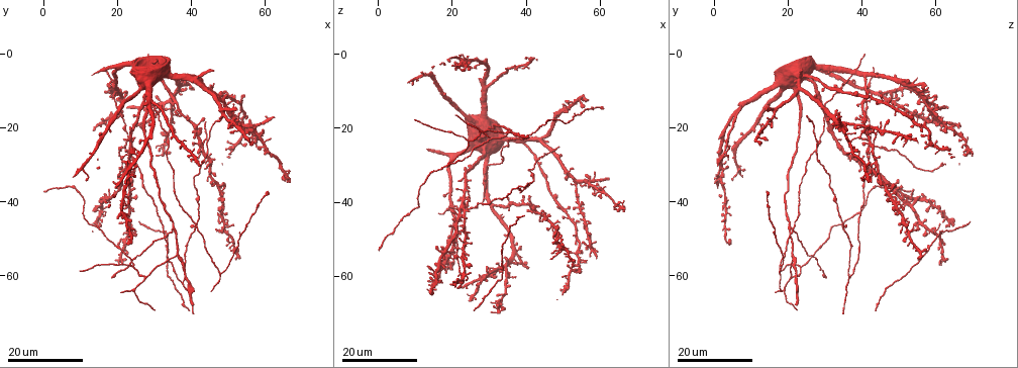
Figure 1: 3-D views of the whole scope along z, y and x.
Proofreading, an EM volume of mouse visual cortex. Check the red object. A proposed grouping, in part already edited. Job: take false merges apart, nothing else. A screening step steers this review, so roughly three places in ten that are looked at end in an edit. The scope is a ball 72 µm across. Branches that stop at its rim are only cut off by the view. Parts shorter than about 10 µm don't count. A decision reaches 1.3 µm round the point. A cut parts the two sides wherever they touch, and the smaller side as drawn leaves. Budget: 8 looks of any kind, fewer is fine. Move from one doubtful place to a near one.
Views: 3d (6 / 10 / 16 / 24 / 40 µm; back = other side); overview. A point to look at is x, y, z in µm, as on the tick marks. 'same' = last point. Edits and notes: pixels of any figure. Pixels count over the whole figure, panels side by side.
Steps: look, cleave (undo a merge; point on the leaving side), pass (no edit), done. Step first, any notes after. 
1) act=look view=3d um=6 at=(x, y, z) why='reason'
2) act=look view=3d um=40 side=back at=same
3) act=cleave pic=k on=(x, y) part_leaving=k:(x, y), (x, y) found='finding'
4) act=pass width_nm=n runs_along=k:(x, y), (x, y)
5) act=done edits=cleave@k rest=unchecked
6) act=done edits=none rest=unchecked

act=look view=3d um=16 at=(37.5, 61.5, 36.5) why='two arms in line, one across'

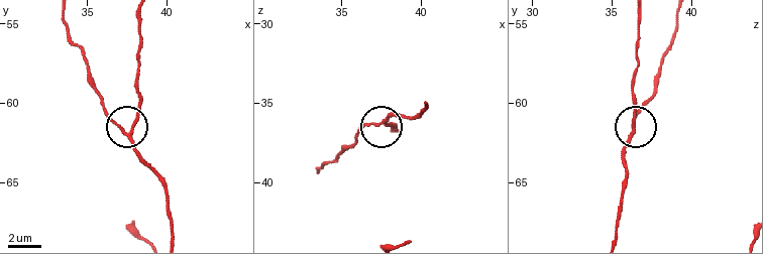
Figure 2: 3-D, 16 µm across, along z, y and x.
act=look view=3d um=6 at=(37.5, 61.9, 36.4)

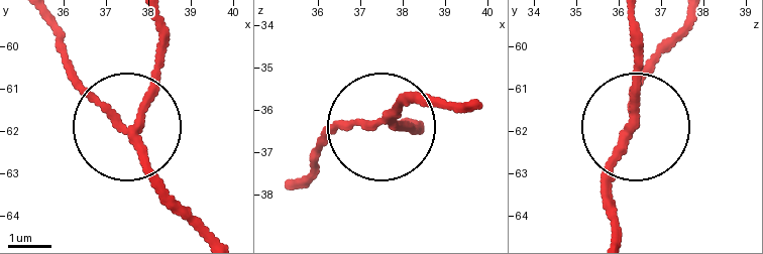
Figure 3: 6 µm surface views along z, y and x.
act=pass width_nm=190 runs_along=3:(685, 26), (628, 116), (639, 29) found='continuous, no second cell'

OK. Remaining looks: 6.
act=look view=3d um=24 at=(35.0, 47.5, 21.0) why='a fork'

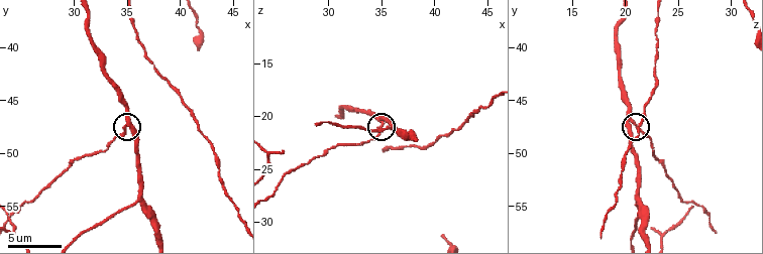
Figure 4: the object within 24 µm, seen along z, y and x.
act=look view=3d um=6 at=(35.0, 47.4, 20.6) why='closer look'

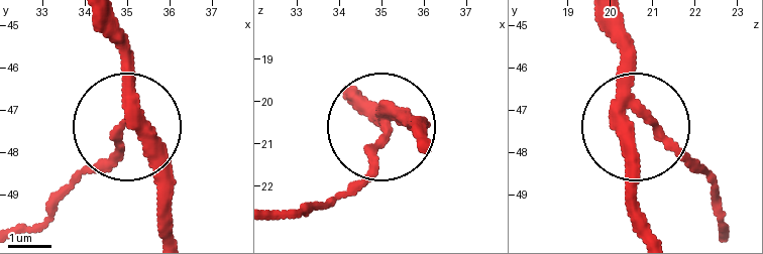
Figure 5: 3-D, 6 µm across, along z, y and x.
act=cleave pic=5 on=(121, 149) part_leaving=5:(639, 112), (700, 173), (723, 228) found='two cells meet here'

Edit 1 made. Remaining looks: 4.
act=look view=3d um=24 at=(43.0, 29.5, 28.5) why='calibre changes'

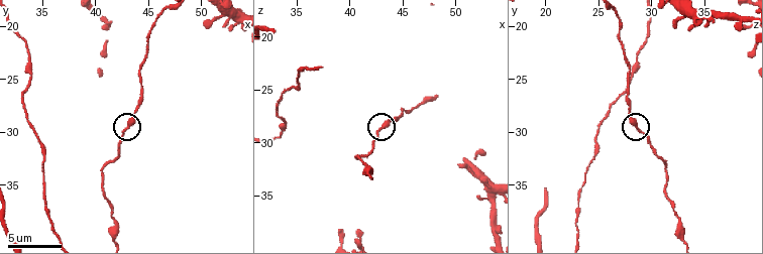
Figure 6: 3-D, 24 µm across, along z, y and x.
act=look view=3d um=10 at=(42.6, 29.8, 28.8) why='closer look'

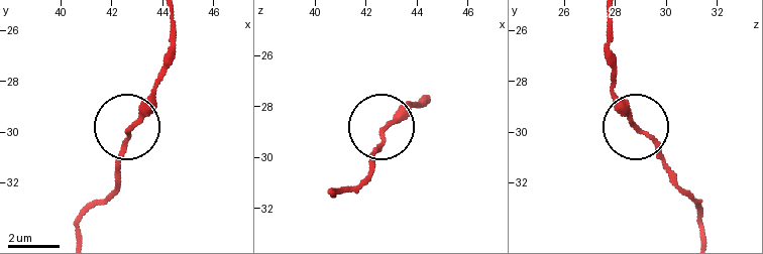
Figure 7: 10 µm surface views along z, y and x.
act=pass runs_along=7:(336, 192), (362, 178), (384, 127), (412, 103) found='all the same cell'

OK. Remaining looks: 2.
act=look view=3d um=16 at=(24.5, 58.0, 24.0)

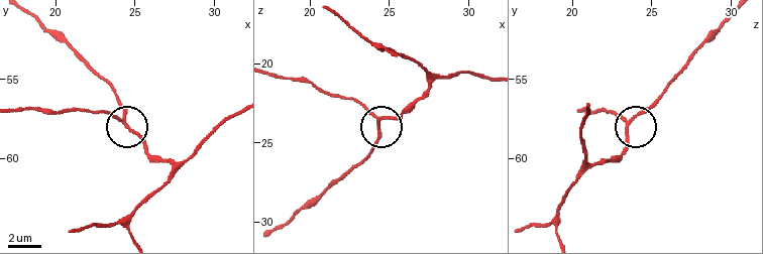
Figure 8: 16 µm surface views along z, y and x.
act=look view=3d um=10 at=(24.4, 57.7, 23.7) why='zoom in'

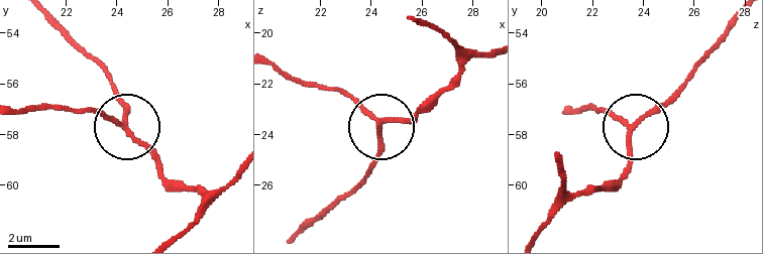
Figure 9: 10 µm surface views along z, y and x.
act=pass side_arm_um=17 runs_along=9:(486, 52), (467, 60), (406, 120), (375, 124), (339, 89) found='all the same cell'

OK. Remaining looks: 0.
act=done edits=cleave@5 rest=unchecked

